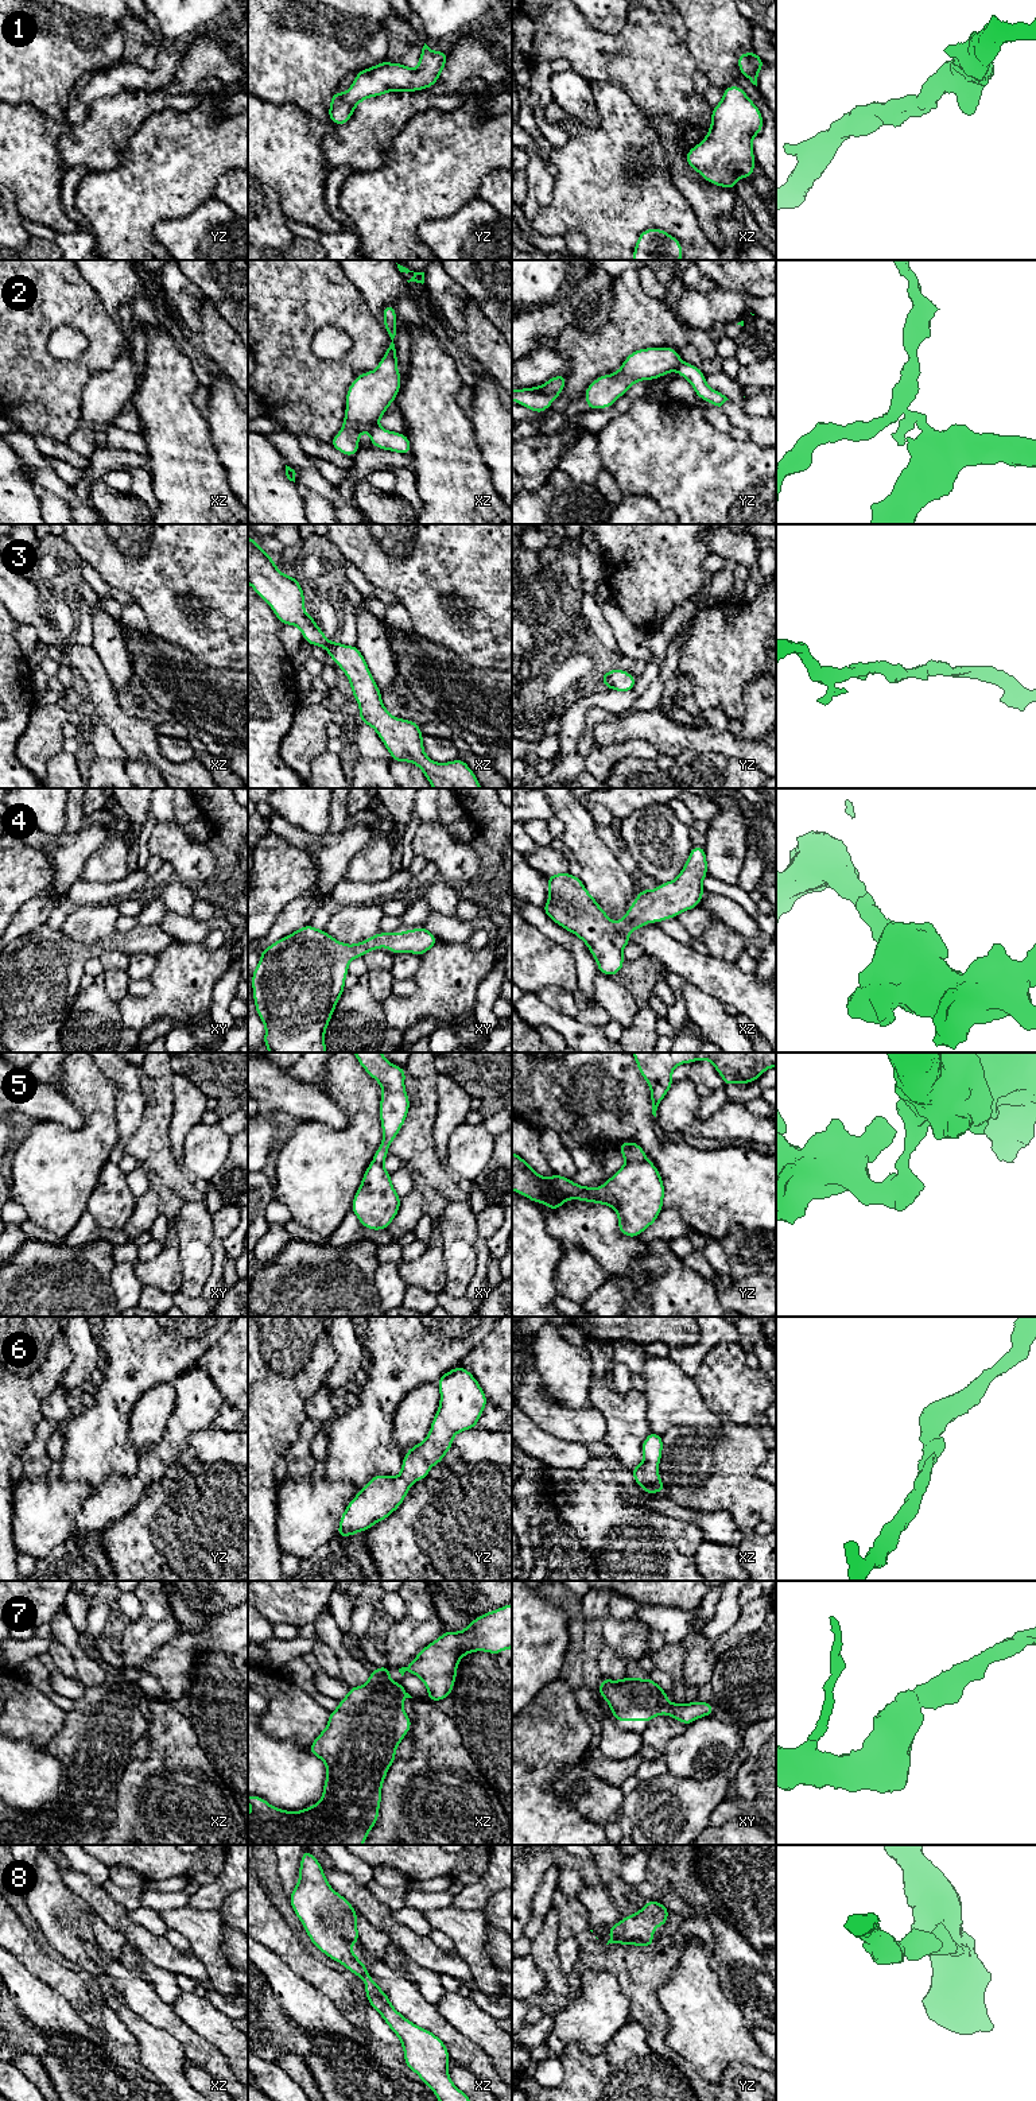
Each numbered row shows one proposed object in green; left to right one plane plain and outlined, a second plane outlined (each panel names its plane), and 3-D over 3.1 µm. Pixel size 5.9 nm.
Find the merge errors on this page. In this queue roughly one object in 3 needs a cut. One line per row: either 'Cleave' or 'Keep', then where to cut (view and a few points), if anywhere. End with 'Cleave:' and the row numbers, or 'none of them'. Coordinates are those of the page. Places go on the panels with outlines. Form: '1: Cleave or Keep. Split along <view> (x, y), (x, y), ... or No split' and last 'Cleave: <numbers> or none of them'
1: Keep. No split
2: Cleave. Split along xz (377, 425), (369, 433)
3: Keep. No split
4: Keep. No split
5: Cleave. Split along yz (645, 1159), (627, 1162)
6: Keep. No split
7: Keep. No split
8: Keep. No split
Cleave: 2, 5

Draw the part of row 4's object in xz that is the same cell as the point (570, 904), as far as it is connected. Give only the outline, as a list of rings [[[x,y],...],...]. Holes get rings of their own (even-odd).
[[[692,846],[679,876],[660,883],[657,889],[640,891],[618,922],[608,918],[581,879],[571,873],[547,876],[550,898],[542,908],[550,919],[589,946],[598,973],[613,977],[624,966],[622,949],[630,943],[628,934],[649,922],[660,923],[698,907],[705,895],[702,881],[706,876],[705,848]]]

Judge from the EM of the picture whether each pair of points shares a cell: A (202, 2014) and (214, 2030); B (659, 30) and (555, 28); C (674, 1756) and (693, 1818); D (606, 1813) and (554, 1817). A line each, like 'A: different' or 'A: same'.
A: same
B: same
C: different
D: different

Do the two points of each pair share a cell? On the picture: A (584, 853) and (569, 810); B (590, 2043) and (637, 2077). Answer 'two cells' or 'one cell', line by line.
A: one cell
B: two cells

